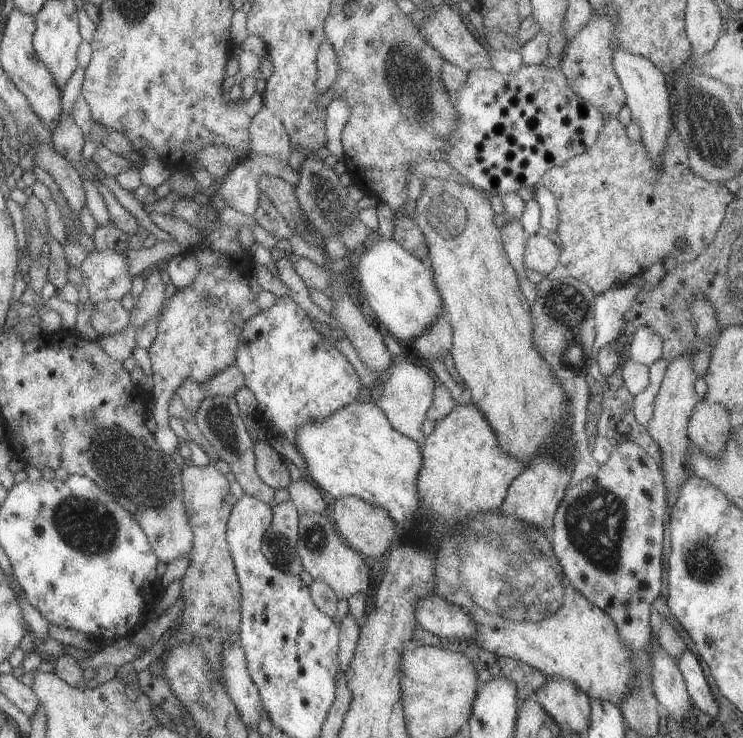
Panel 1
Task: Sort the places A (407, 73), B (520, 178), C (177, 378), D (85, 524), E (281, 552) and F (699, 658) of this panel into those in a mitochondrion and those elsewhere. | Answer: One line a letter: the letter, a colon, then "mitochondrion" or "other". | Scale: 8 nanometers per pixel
A: mitochondrion
B: other
C: other
D: mitochondrion
E: mitochondrion
F: other

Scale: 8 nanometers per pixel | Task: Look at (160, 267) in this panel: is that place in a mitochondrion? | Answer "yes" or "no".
no

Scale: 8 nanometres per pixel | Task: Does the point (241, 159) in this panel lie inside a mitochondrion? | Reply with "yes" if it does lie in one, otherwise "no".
no

